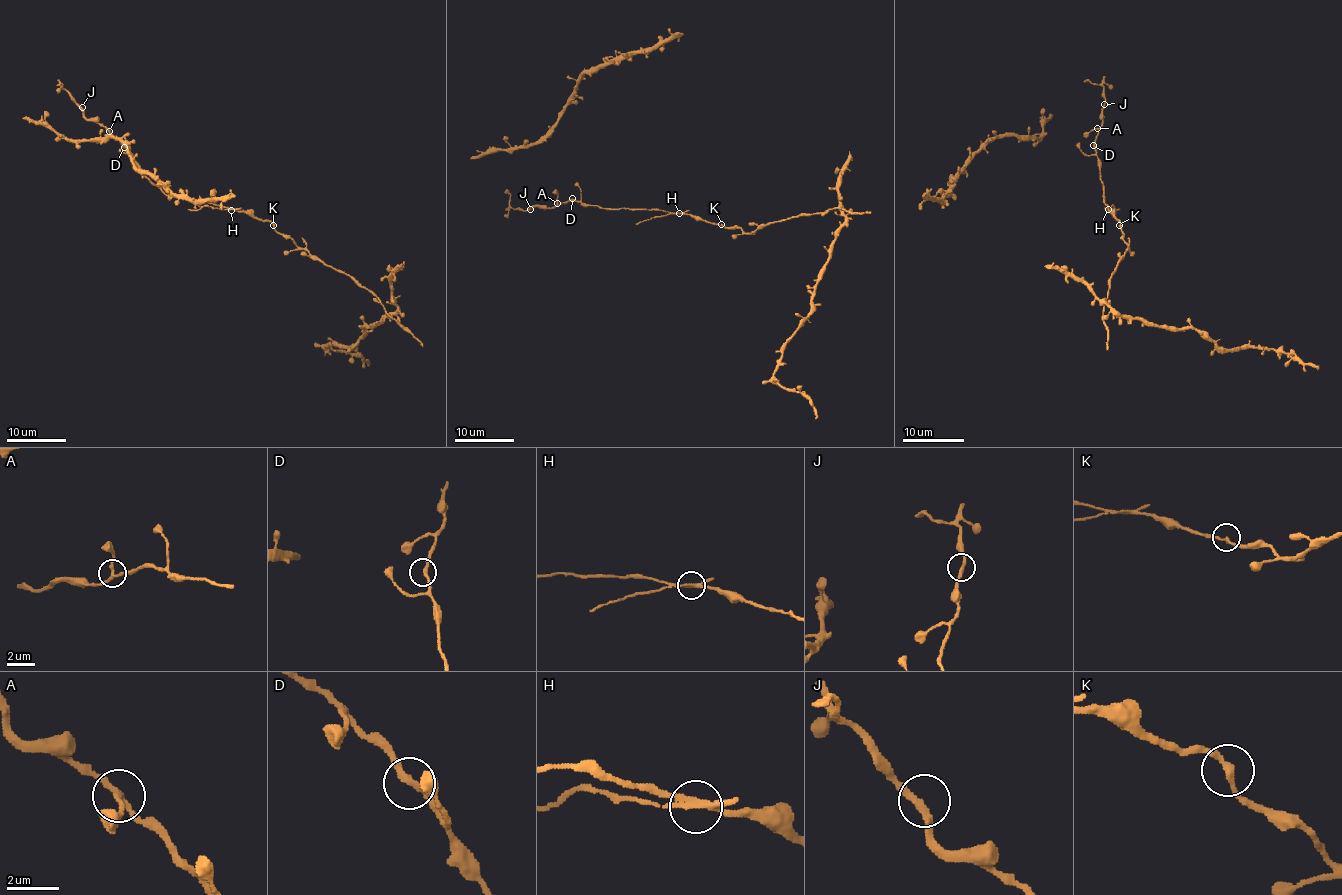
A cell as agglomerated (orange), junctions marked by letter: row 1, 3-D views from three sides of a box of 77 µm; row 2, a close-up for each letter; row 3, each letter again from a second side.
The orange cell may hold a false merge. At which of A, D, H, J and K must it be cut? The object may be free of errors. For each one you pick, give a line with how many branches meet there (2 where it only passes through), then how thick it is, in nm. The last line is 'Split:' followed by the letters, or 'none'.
H: branches 3; calibre 200 nm
Split: H

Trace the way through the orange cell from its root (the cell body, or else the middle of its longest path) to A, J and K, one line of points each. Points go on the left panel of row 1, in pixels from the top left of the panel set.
A: (248, 215), (224, 210), (206, 201), (166, 195), (109, 131)
J: (248, 215), (224, 210), (206, 201), (166, 195), (140, 170), (133, 155), (116, 138), (83, 114), (82, 107)
K: (248, 215), (273, 225)

